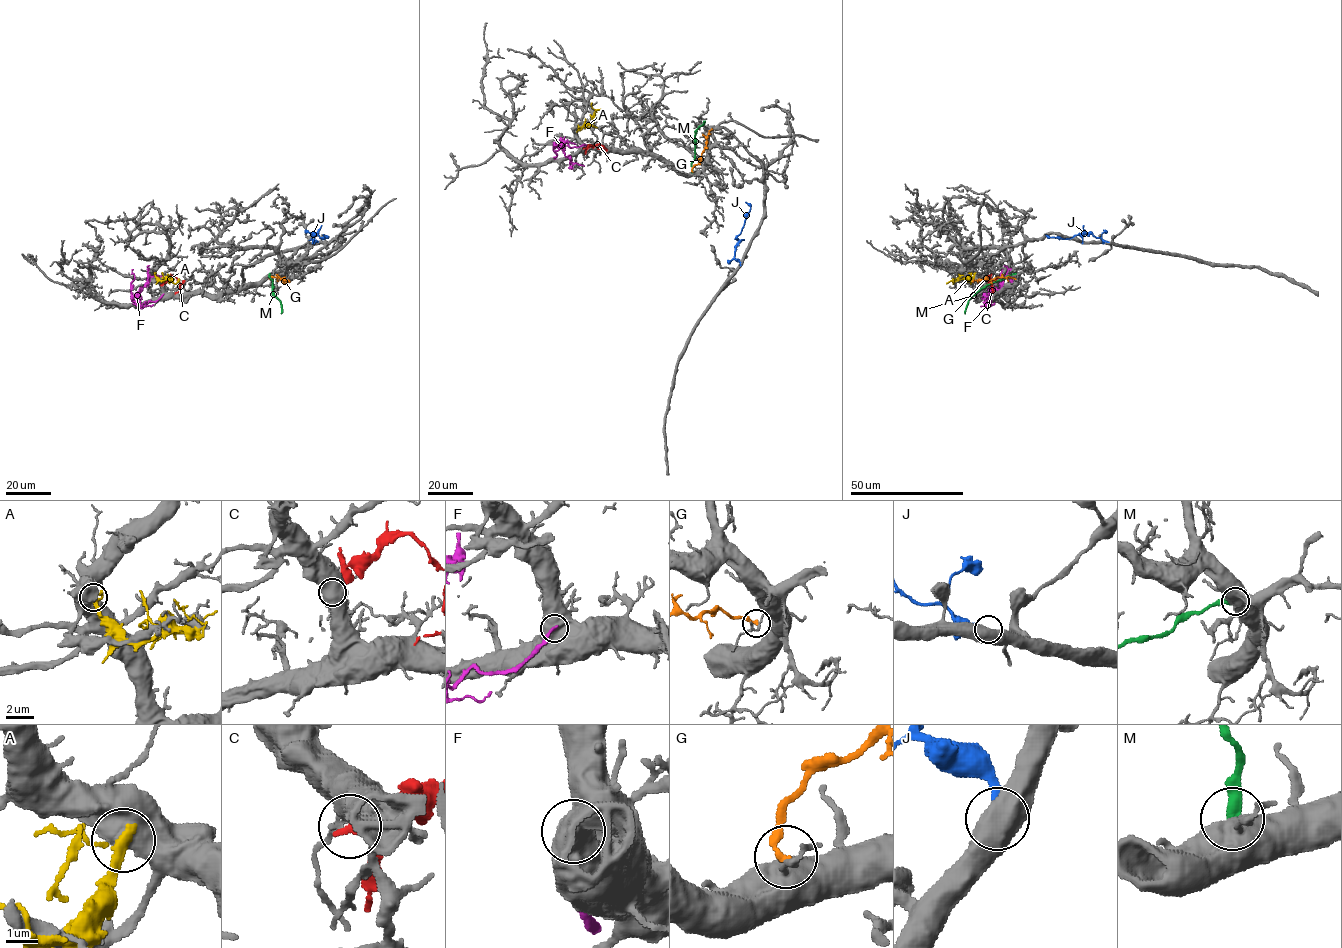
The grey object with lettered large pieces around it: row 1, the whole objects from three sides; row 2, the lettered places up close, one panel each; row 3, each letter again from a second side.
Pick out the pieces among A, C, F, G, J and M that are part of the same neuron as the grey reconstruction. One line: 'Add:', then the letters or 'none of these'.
Add: none of these

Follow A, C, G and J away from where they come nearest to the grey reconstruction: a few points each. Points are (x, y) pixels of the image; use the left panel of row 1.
A: (154, 273), (161, 281), (170, 278), (172, 281), (169, 284)
C: (161, 285), (174, 276), (180, 282), (180, 290), (175, 294)
G: (270, 278), (279, 277), (290, 281)
J: (317, 242), (312, 239), (312, 234), (322, 239), (328, 237), (323, 234)

